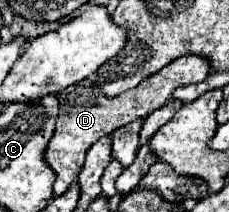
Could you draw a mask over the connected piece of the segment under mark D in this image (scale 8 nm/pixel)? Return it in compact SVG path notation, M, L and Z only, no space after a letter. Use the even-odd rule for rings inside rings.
M185 54L181 58L175 58L171 64L163 66L161 72L155 72L151 76L147 76L137 88L131 88L115 98L109 98L101 92L99 84L95 84L95 80L87 78L83 82L73 84L71 88L65 88L59 94L59 104L61 104L61 112L59 112L59 120L57 120L57 128L55 134L51 138L51 144L45 152L45 160L47 164L55 170L57 180L55 180L55 196L63 194L71 182L77 180L83 164L85 164L85 154L87 150L105 134L111 134L113 130L129 124L135 118L145 118L149 116L153 110L161 108L163 104L167 104L171 100L171 94L177 86L183 84L191 84L191 82L203 82L211 72L211 64L209 58L203 58L199 54Z

